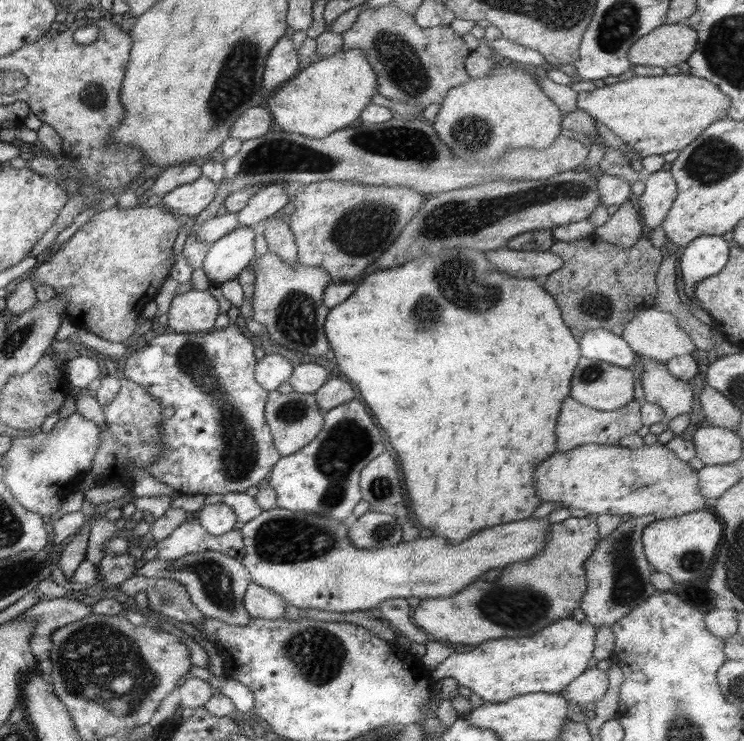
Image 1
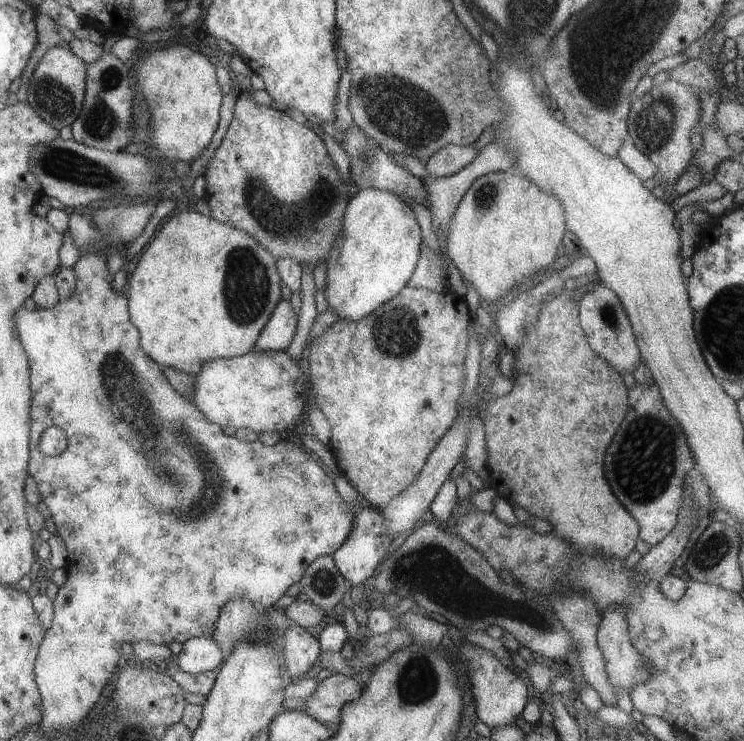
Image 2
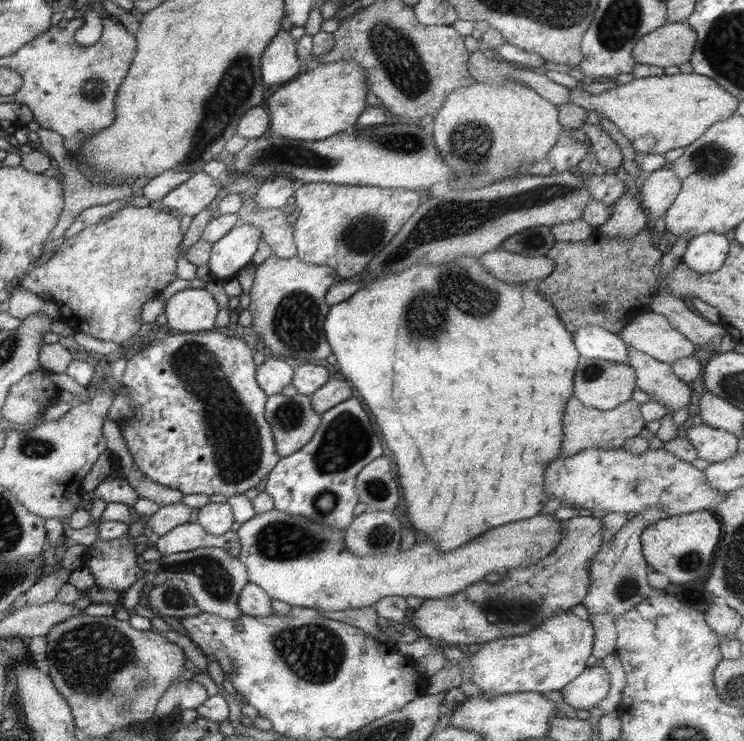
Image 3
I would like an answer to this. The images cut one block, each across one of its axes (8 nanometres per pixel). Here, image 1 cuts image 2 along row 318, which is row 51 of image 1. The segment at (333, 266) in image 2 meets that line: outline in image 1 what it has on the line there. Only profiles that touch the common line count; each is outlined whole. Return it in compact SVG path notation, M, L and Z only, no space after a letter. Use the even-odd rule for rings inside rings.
M351 48L319 58L280 89L273 92L267 104L272 128L311 139L323 139L337 130L358 123L361 112L370 104L371 96L377 90L377 77L362 52Z

